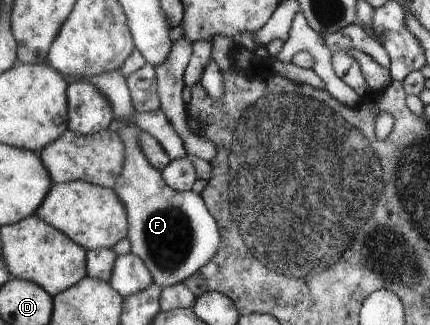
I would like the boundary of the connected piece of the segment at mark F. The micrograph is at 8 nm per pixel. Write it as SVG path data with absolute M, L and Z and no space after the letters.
M131 124L118 132L126 147L126 164L122 174L118 177L114 190L117 192L119 199L126 205L130 224L128 238L131 252L143 260L152 275L153 282L163 288L183 283L185 278L192 276L206 263L209 263L220 246L221 238L217 222L206 208L203 198L193 190L172 190L163 181L161 171L156 170L145 159L137 145L137 134L140 130L136 125Z

